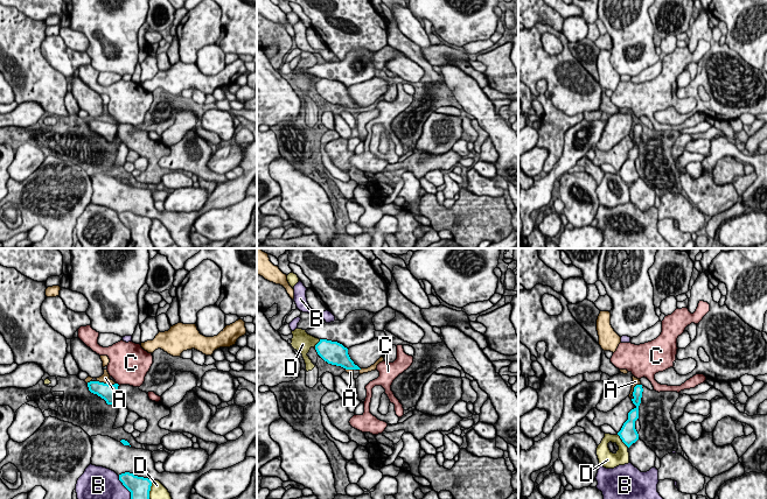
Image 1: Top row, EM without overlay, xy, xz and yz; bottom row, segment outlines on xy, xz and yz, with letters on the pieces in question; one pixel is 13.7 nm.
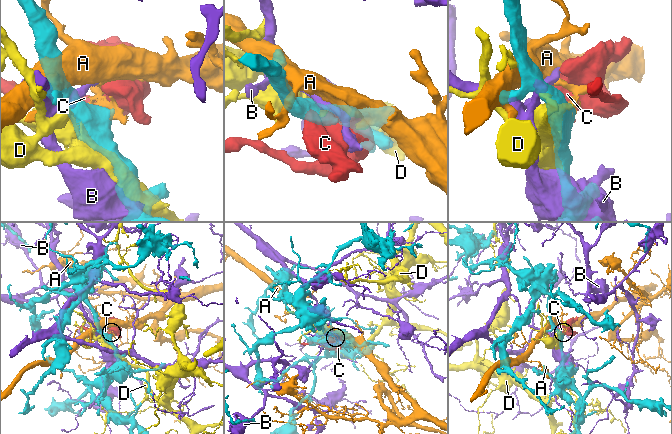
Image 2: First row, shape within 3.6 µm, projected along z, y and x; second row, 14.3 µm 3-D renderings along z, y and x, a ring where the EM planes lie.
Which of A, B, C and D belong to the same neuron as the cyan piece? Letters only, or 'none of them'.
C

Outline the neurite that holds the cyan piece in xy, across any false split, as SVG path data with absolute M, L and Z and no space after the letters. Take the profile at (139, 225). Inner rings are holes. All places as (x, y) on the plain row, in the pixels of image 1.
M130 211L119 213L119 219L131 231L131 239L135 243L133 248L155 248L149 238L152 219Z

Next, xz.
M320 78L315 84L318 93L328 103L341 105L346 108L361 108L348 93L348 87L337 80Z

